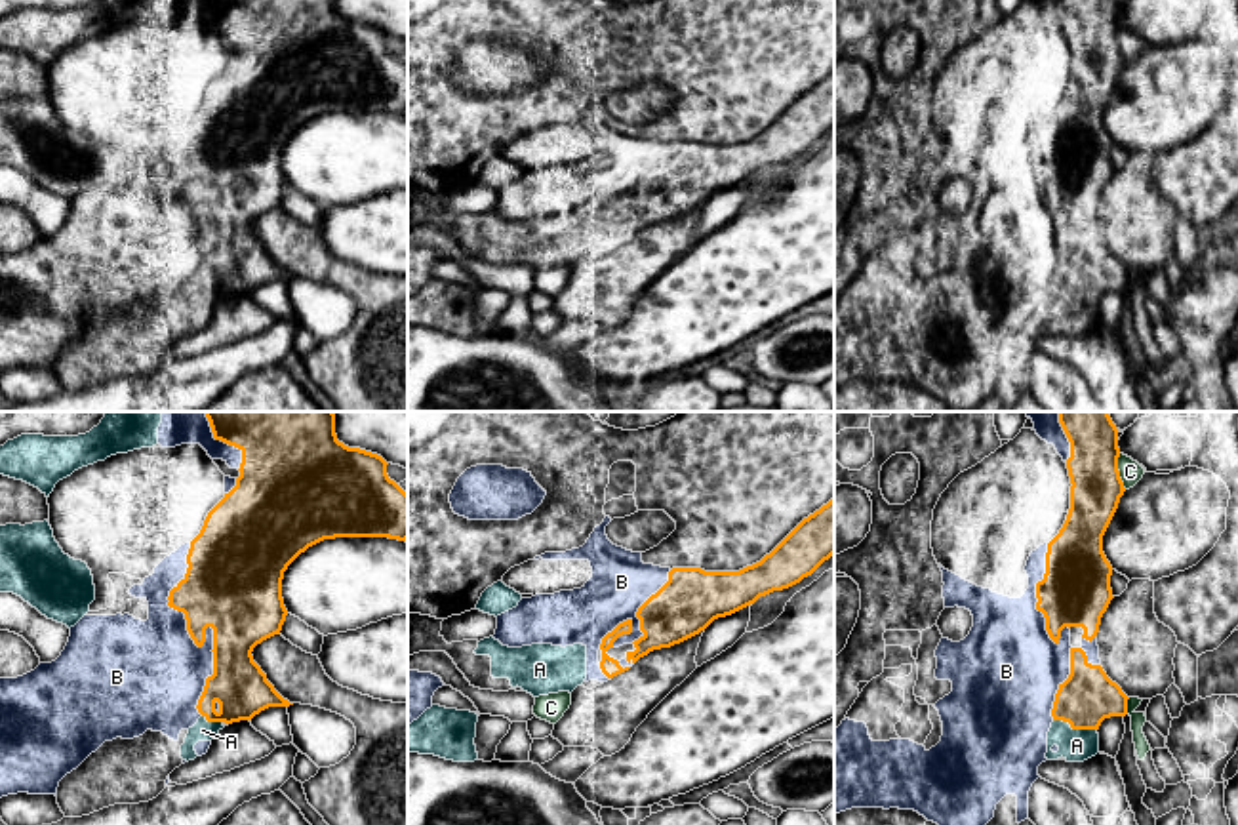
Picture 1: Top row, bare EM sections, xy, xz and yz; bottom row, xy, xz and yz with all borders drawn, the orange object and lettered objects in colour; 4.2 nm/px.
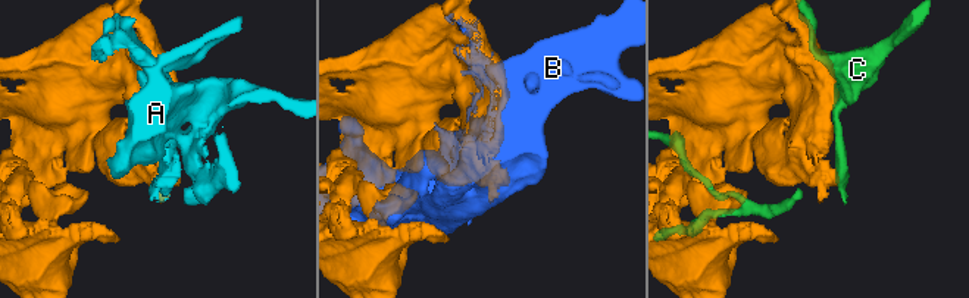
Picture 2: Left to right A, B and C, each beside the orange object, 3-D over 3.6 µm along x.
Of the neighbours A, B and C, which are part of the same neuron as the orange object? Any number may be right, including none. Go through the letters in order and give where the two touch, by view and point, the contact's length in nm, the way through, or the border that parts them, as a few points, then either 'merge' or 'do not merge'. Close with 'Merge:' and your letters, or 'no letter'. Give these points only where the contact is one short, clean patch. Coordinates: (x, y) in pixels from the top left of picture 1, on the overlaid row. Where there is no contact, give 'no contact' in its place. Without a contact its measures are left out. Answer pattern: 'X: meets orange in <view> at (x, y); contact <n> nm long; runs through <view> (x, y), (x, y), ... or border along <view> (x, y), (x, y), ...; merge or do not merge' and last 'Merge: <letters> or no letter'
A: meets orange in yz at (1075, 728); contact 190 nm long; merge
B: meets orange in xy at (200, 646); contact 750 nm long; do not merge
C: meets orange in yz at (1118, 471); contact 160 nm long; do not merge
Merge: A

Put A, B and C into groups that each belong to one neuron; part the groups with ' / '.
A / B / C

